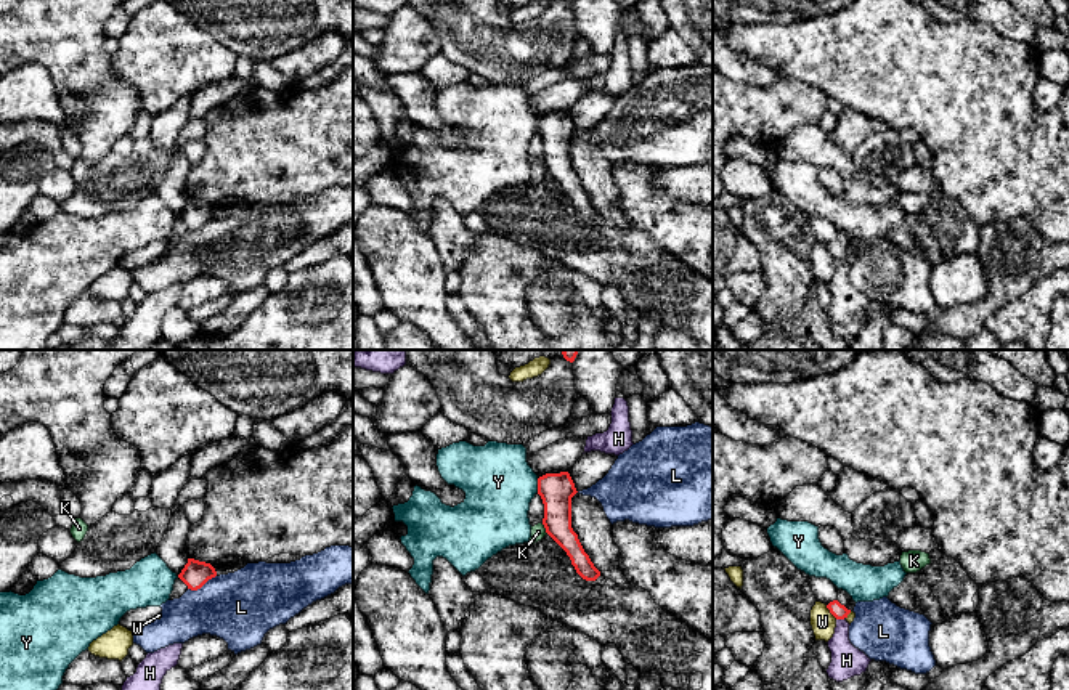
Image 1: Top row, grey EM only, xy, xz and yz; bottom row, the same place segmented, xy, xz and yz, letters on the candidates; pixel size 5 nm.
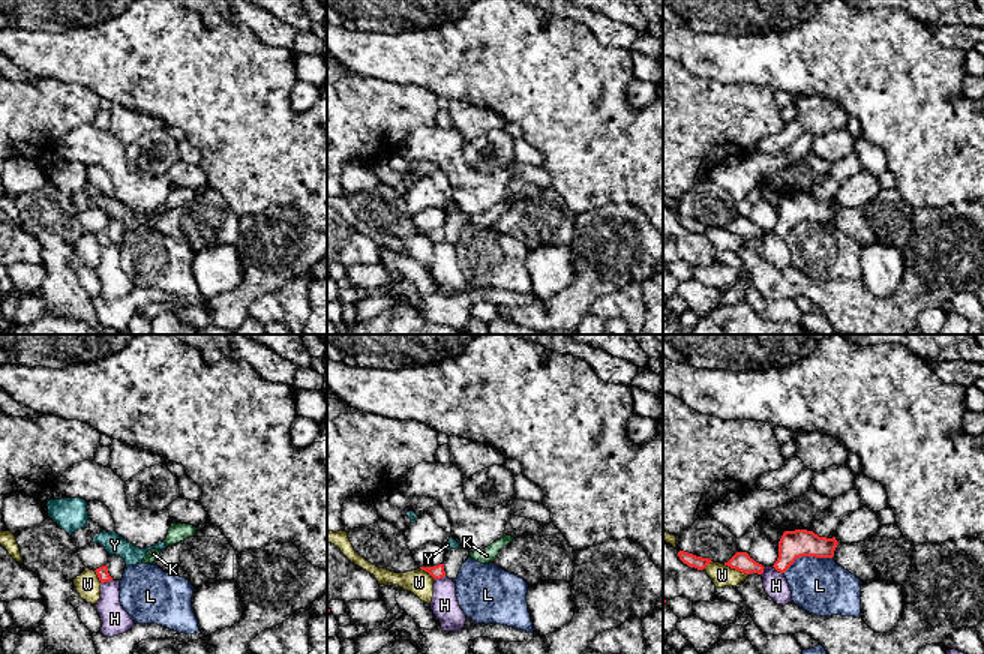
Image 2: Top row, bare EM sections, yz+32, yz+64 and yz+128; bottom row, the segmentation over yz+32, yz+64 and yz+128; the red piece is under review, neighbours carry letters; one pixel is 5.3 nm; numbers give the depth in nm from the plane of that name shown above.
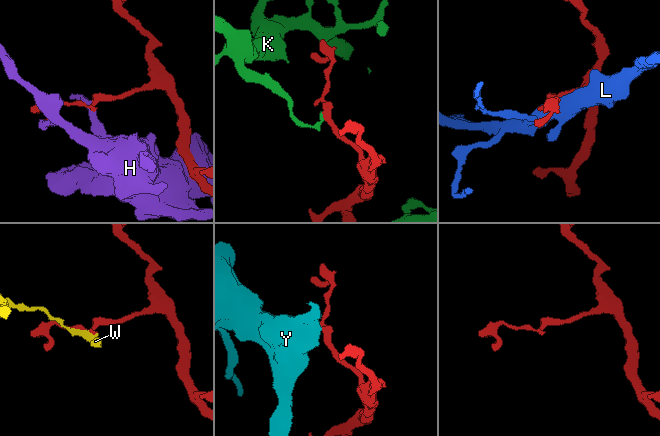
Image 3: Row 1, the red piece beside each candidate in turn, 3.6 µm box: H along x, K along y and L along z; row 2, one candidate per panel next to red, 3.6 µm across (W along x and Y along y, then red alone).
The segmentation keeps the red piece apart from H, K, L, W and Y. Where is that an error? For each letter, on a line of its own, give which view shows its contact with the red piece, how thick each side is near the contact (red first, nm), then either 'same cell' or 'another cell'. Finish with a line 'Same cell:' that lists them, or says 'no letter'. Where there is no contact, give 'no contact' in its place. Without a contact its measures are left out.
H: meets red in yz; 80 nm thick on the red side, 160 nm on the other; another cell
K: meets red in xz; 170 nm thick on the red side, 80 nm on the other; another cell
L: meets red in xy; 140 nm thick on the red side, 360 nm on the other; another cell
W: meets red in yz; 80 nm thick on the red side, 120 nm on the other; another cell
Y: meets red in xz; 170 nm thick on the red side, 360 nm on the other; another cell
Same cell: no letter

